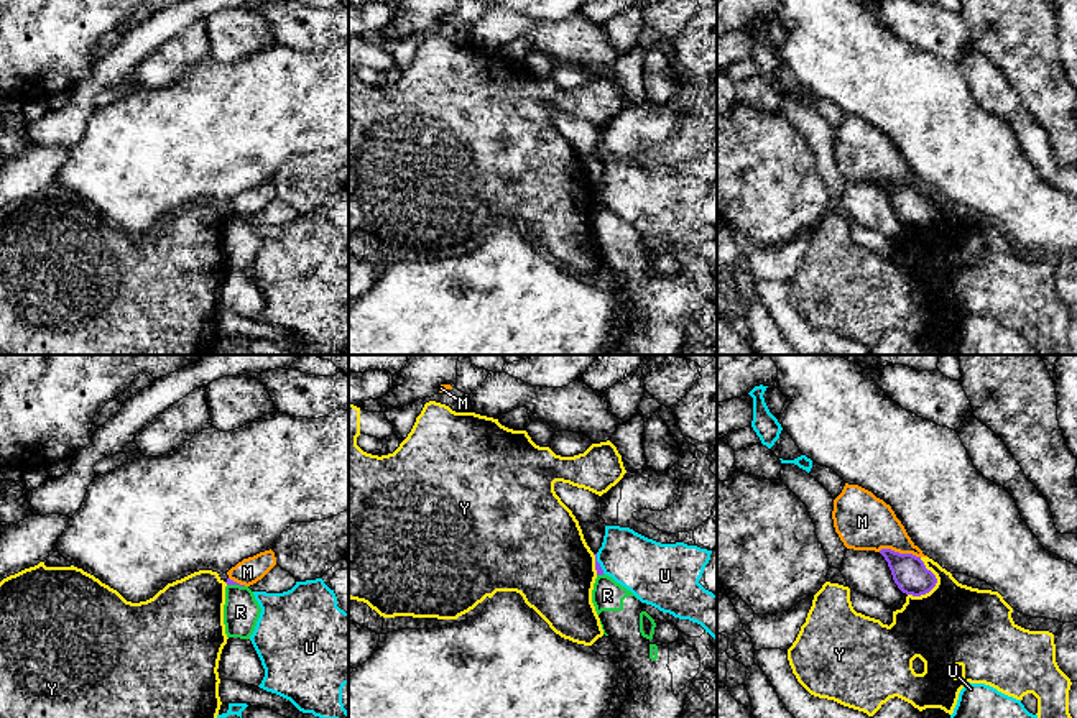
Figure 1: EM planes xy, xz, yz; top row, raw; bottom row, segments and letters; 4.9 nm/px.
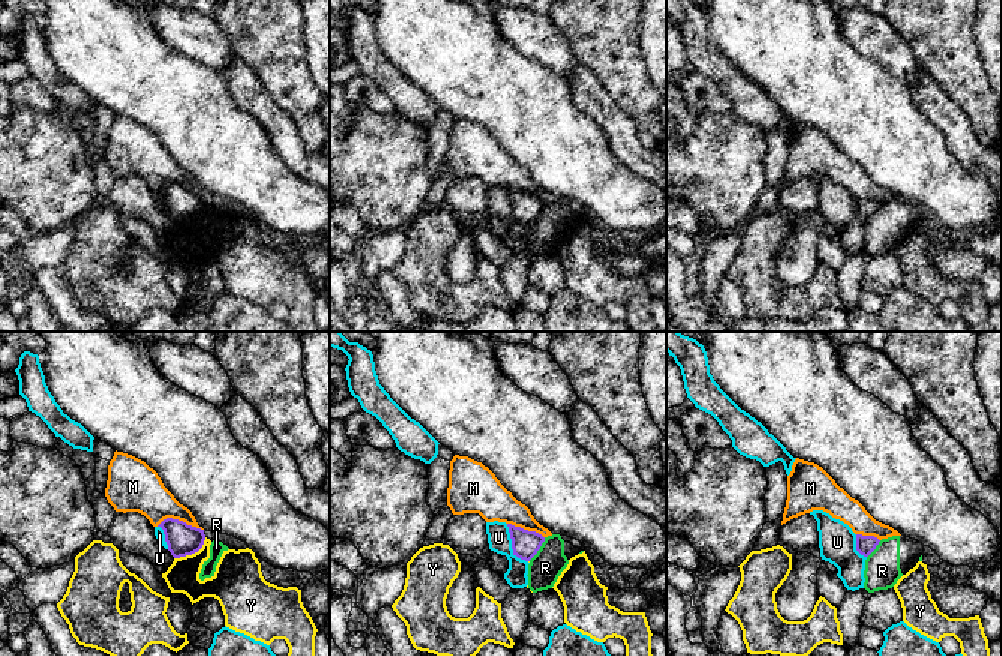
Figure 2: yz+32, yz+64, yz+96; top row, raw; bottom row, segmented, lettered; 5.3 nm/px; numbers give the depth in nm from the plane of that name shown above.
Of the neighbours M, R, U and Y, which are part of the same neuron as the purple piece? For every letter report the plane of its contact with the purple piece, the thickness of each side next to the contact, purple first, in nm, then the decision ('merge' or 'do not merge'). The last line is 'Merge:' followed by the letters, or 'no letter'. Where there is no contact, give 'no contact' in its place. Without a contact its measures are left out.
M: meets purple in yz; 170 nm thick on the purple side, 280 nm on the other; do not merge
R: meets purple in xy; 30 nm thick on the purple side, 180 nm on the other; do not merge
U: meets purple in xz; 30 nm thick on the purple side, 280 nm on the other; do not merge
Y: meets purple in yz; 170 nm thick on the purple side, 400 nm on the other; do not merge
Merge: no letter

